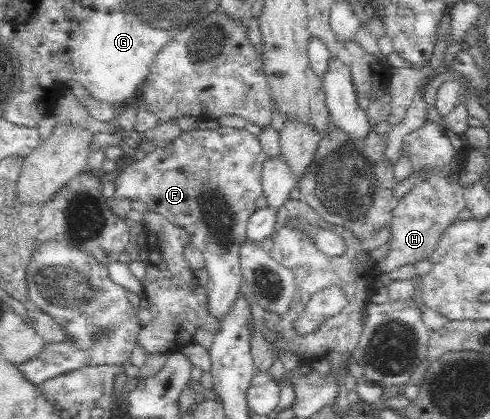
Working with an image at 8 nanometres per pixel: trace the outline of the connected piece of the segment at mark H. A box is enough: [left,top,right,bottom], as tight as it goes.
[376,122,473,273]

